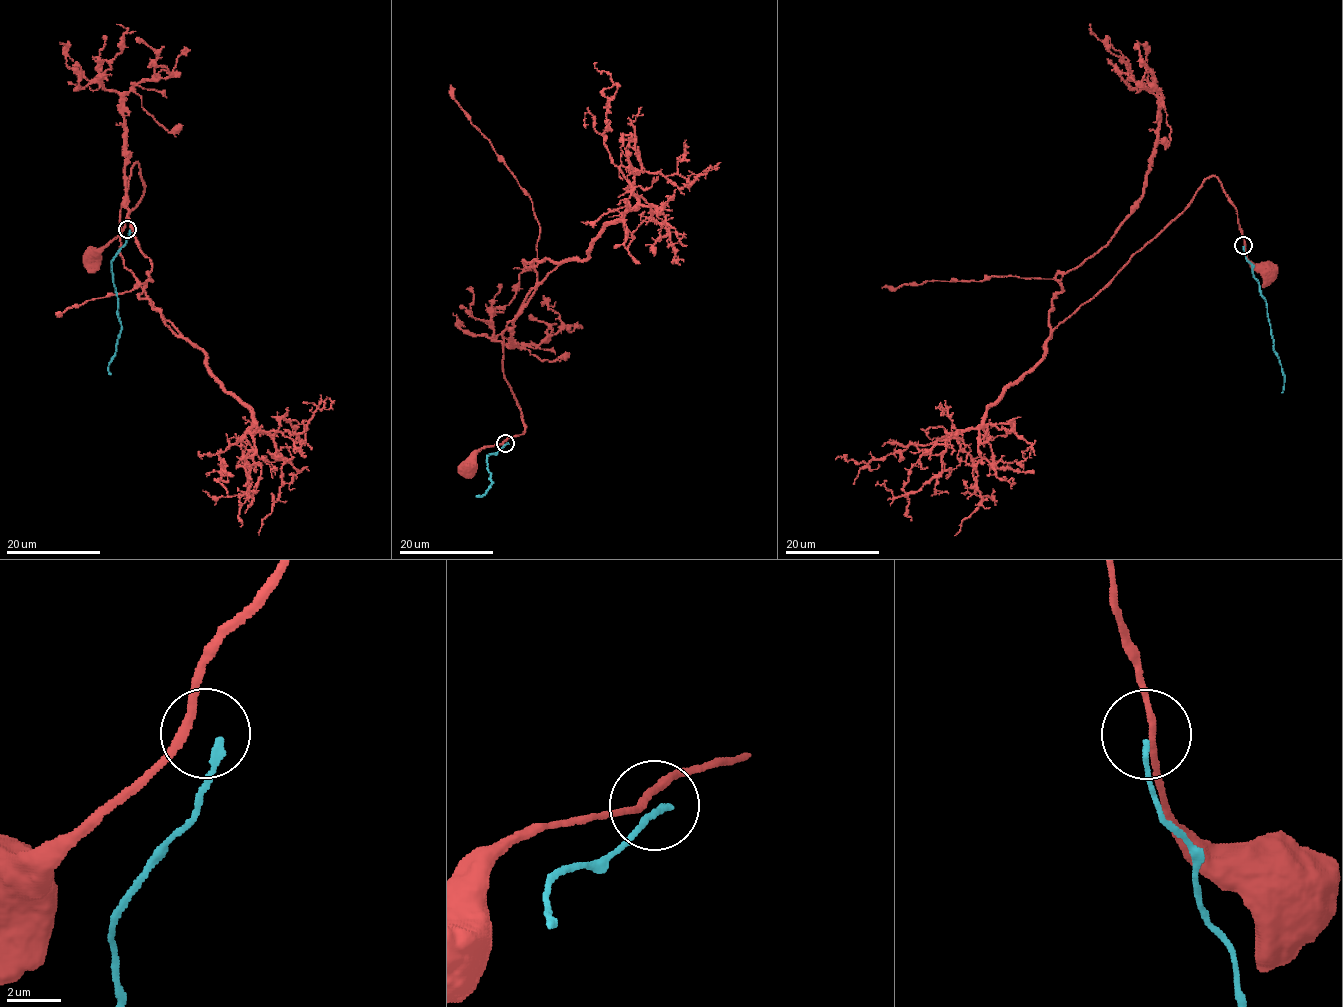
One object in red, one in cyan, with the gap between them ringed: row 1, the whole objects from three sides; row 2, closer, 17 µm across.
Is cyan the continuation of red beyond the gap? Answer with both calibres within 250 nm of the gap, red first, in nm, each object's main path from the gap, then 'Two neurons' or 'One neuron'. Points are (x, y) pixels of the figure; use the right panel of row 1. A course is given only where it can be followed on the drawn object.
Thickness 280 nm (red) against 280 nm. Course of red: (1244, 243), (1247, 261), (1264, 277), (1268, 273). Course of cyan: (1244, 246), (1245, 257), (1251, 264), (1260, 295), (1266, 302), (1274, 351), (1281, 366), (1284, 384), (1281, 392). Two neurons

